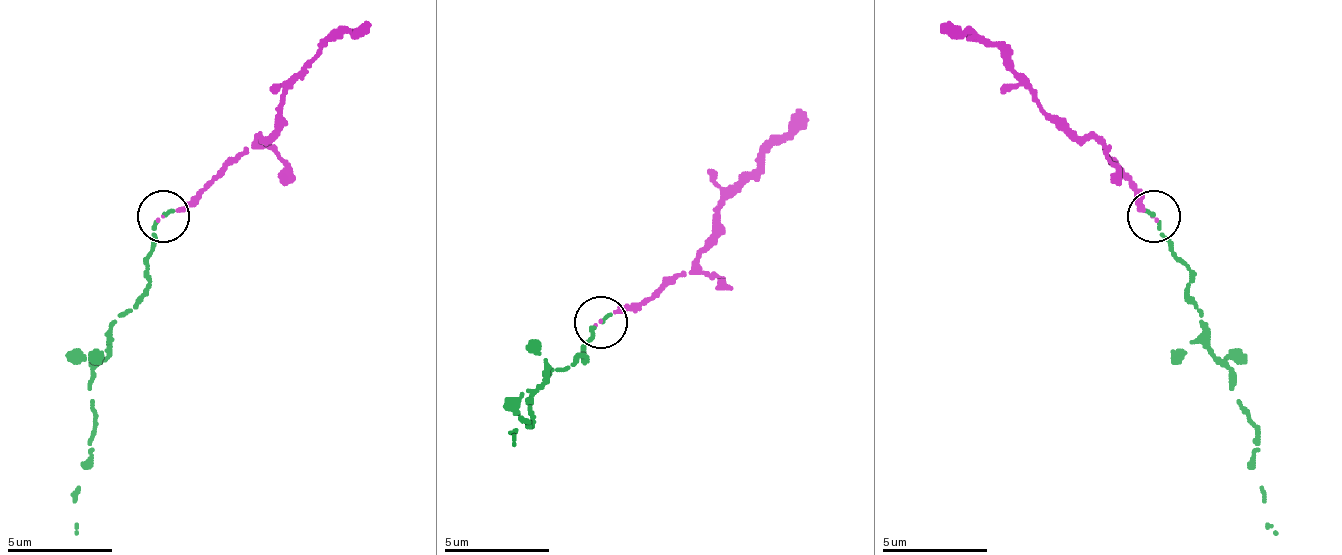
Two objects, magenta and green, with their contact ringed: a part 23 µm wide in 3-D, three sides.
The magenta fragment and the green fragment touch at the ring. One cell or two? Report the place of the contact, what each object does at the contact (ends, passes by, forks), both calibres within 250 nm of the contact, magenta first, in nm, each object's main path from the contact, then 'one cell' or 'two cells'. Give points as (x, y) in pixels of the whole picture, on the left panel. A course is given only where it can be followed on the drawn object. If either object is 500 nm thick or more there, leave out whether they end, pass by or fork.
(163, 216) | magenta ends | green ends | 110/200 nm | magenta via (162, 217), (183, 212), (261, 138), (267, 138), (277, 107), (324, 44), (366, 23) | green via (162, 212), (146, 270), (146, 296), (109, 327), (109, 354), (88, 385), (93, 432), (83, 469), (78, 532) | two cells

